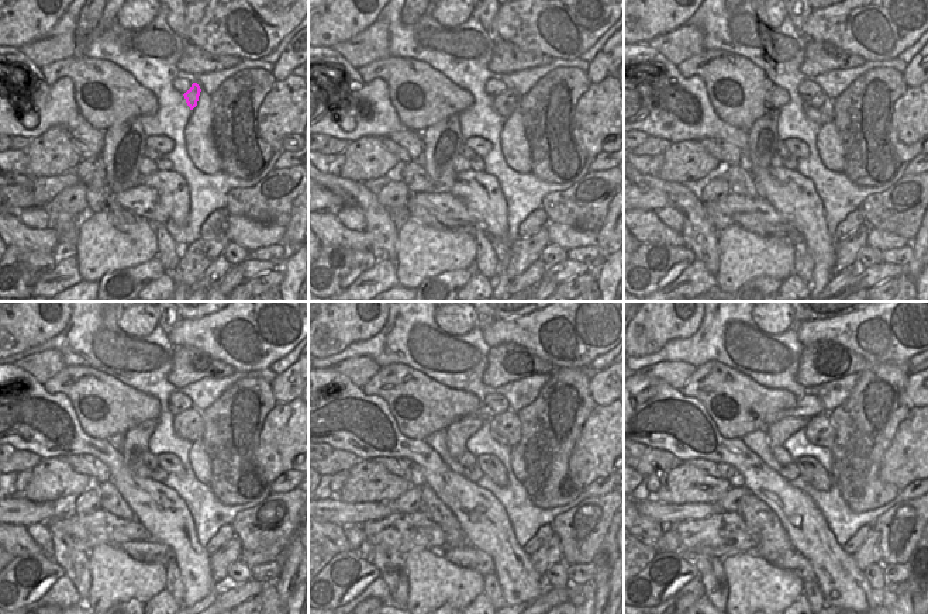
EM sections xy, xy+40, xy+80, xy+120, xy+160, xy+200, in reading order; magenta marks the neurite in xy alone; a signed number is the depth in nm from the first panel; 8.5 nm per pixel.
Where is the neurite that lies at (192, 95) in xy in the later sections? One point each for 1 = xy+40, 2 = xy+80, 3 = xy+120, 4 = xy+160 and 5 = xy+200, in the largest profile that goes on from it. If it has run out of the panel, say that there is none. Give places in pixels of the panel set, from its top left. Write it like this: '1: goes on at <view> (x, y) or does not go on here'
1: goes on at xy+40 (506, 103)
2: goes on at xy+80 (820, 109)
3: goes on at xy+120 (189, 425)
4: goes on at xy+160 (506, 428)
5: goes on at xy+200 (820, 431)

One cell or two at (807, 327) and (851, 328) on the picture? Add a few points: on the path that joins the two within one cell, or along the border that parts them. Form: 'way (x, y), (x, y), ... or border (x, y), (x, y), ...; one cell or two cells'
way (818, 328), (839, 328); one cell

